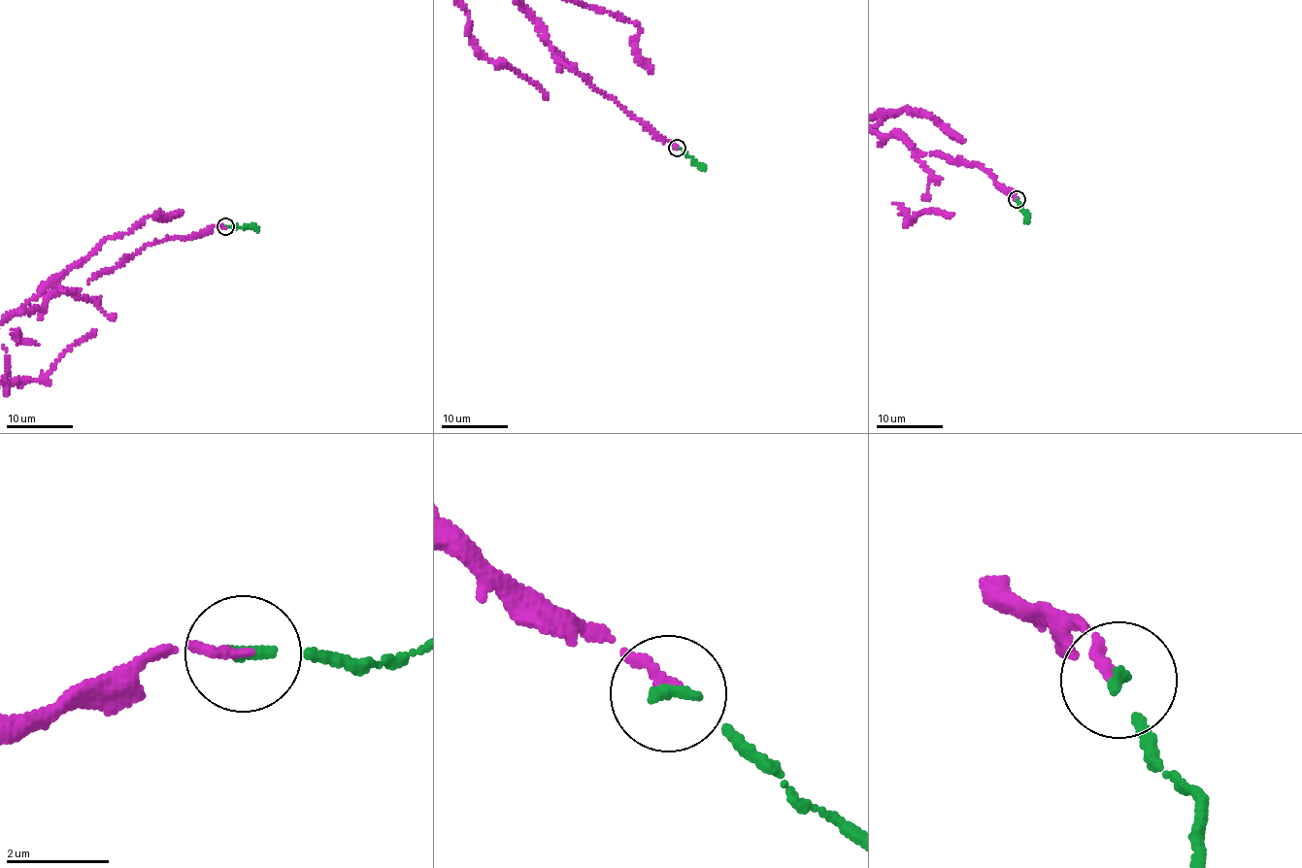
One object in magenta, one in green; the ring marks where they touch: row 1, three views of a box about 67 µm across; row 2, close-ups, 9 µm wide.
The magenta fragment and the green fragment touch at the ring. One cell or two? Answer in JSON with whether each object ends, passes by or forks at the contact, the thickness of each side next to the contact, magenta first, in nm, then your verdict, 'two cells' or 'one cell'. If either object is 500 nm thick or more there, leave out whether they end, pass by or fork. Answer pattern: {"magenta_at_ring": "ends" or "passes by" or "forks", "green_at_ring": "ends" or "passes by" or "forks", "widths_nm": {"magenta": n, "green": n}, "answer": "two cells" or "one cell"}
{"magenta_at_ring": "ends", "green_at_ring": "ends", "widths_nm": {"magenta": 200, "green": 240}, "answer": "one cell"}

